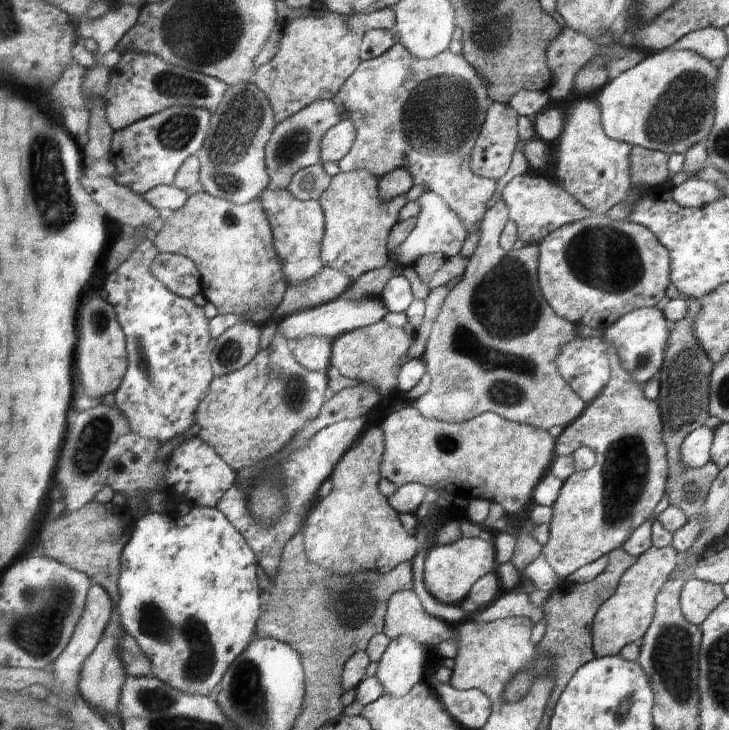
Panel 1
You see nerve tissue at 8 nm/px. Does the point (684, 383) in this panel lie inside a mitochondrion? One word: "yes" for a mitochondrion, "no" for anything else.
yes

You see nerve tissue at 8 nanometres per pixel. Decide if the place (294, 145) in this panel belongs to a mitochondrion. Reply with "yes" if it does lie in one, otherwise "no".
yes

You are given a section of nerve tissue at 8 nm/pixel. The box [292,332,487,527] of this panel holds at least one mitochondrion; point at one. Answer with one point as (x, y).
(446, 443)

